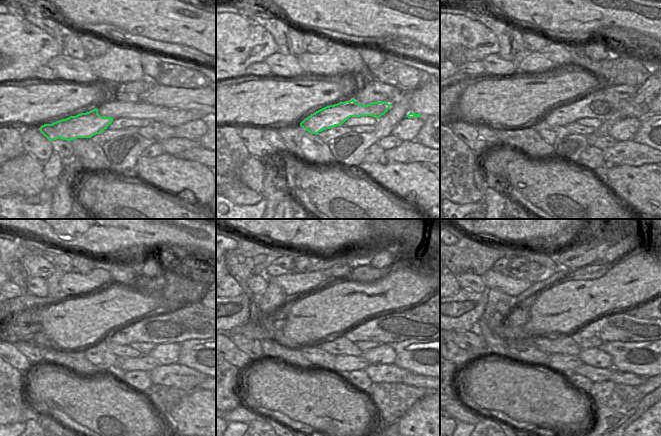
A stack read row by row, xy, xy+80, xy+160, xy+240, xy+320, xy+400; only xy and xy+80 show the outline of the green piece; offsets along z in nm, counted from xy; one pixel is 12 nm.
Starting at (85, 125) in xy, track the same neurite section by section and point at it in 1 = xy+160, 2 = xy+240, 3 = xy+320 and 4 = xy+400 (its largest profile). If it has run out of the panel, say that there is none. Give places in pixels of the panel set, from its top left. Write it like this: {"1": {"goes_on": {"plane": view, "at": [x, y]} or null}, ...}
{"1": {"goes_on": {"plane": "xy+160", "at": [604, 106]}}, "2": {"goes_on": {"plane": "xy+240", "at": [167, 328]}}, "3": {"goes_on": {"plane": "xy+320", "at": [387, 328]}}, "4": {"goes_on": {"plane": "xy+400", "at": [620, 326]}}}

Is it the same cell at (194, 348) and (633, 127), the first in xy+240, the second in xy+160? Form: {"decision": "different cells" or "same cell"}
{"decision": "different cells"}

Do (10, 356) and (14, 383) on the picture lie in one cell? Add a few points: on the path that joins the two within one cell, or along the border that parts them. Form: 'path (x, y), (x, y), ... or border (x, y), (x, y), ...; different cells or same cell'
border (10, 364), (23, 373); different cells

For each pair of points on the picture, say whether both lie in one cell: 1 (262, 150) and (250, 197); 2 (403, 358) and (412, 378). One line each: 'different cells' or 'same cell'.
1: different cells
2: different cells

